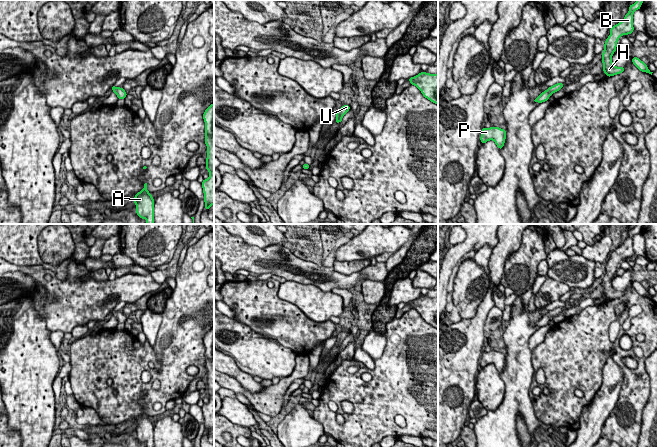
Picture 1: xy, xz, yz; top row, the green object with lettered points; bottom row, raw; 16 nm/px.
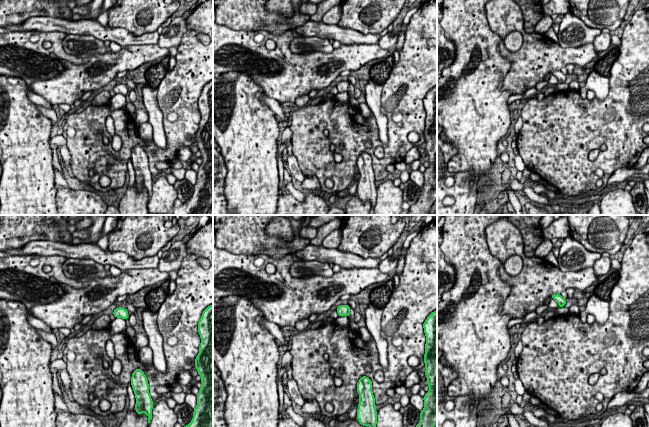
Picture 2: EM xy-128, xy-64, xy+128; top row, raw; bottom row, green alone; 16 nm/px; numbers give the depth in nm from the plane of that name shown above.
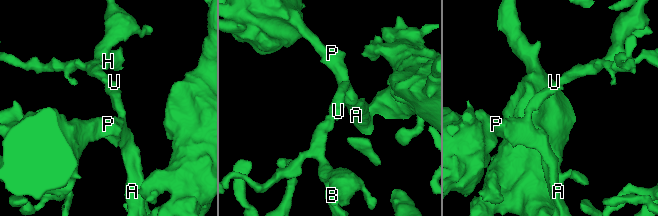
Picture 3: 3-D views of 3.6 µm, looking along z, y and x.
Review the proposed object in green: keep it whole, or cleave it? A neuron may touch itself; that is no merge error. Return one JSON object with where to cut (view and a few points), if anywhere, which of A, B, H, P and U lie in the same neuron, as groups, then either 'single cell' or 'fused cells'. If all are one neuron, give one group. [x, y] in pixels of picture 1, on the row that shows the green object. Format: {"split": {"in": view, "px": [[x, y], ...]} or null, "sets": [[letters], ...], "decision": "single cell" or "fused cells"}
{"split": null, "sets": [["A", "B", "H", "P", "U"]], "decision": "single cell"}

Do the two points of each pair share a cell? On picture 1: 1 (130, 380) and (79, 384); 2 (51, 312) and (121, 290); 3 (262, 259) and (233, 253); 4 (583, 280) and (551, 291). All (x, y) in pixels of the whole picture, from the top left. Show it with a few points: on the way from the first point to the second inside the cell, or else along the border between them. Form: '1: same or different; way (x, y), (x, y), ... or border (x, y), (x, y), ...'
1: same; way (117, 373), (92, 373)
2: same; way (68, 303), (97, 300), (104, 296)
3: same; way (255, 259), (240, 256)
4: different; border (548, 276), (564, 282), (569, 287)

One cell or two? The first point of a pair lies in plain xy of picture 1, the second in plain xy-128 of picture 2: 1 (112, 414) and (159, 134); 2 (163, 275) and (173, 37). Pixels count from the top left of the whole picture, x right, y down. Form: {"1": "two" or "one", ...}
{"1": "two", "2": "one"}

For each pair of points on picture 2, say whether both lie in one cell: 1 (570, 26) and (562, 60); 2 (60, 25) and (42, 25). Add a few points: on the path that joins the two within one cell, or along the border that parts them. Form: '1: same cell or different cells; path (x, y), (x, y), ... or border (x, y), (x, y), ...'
1: different cells; border (588, 42), (576, 47), (561, 47), (558, 44)
2: same cell; path (56, 25), (46, 25)

